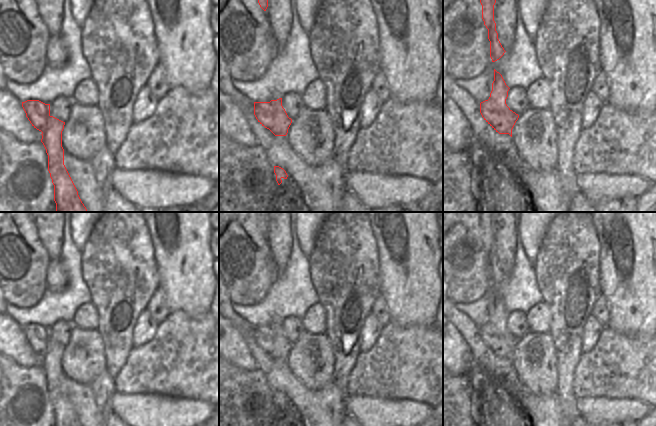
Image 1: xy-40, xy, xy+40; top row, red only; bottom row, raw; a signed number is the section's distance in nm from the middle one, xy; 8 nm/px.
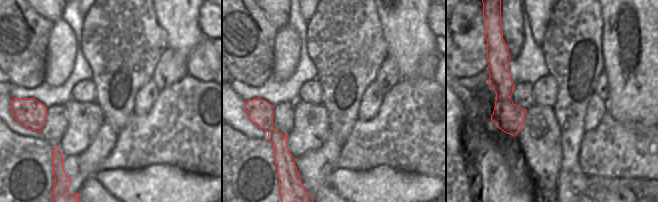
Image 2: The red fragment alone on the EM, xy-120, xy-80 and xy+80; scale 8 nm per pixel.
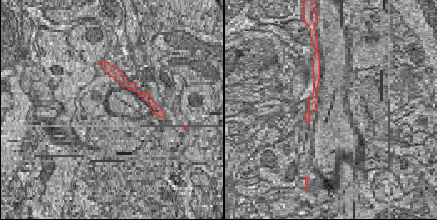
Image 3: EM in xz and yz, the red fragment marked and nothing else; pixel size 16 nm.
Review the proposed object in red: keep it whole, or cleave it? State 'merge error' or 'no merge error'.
merge error

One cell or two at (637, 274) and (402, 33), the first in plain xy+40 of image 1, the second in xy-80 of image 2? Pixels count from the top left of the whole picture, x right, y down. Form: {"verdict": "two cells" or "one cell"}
{"verdict": "one cell"}

